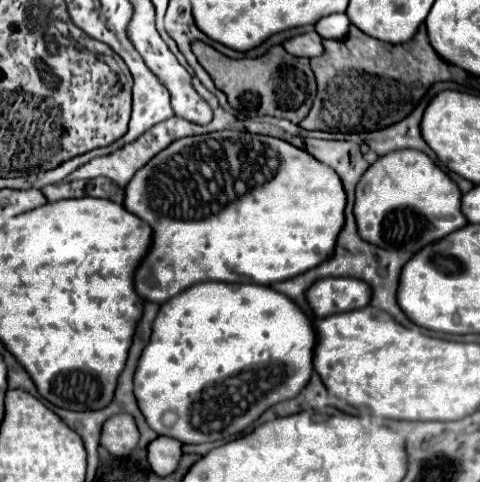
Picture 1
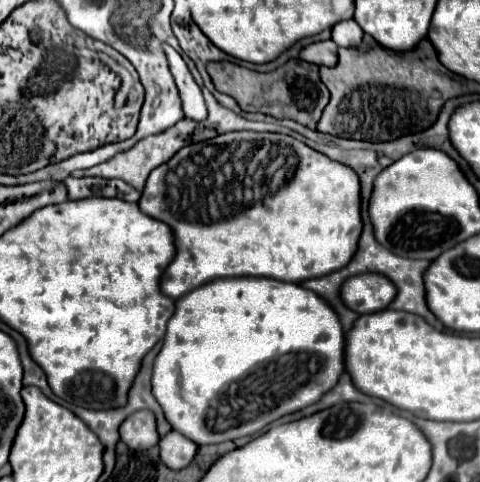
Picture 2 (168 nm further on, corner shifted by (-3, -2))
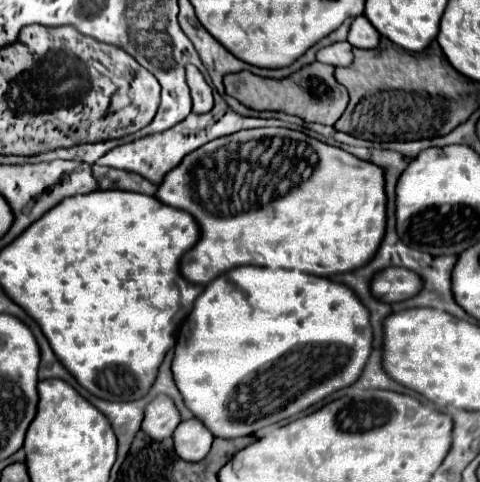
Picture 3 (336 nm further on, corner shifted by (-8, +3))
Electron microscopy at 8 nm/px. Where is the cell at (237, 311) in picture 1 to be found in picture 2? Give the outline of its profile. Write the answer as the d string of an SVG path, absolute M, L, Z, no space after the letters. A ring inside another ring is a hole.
M251 276L231 278L231 280L213 280L195 288L195 292L189 292L187 296L181 296L179 300L175 300L175 312L167 324L163 346L153 362L153 374L151 374L153 396L163 408L163 414L167 422L171 424L171 428L181 432L189 440L195 440L195 444L199 446L219 444L219 442L235 440L241 436L251 436L259 432L263 426L275 422L277 418L317 402L329 388L335 386L337 378L343 374L343 342L345 342L345 336L343 336L343 328L339 324L337 314L325 304L323 298L319 298L315 292L307 288L301 288L299 284L279 282L273 278L251 278Z

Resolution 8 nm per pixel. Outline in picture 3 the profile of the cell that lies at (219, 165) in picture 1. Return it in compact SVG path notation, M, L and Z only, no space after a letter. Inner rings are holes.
M246 129L214 139L186 155L184 161L164 177L156 197L166 205L192 213L200 225L200 241L180 263L182 275L198 285L206 285L240 265L298 269L320 277L348 273L364 267L364 263L376 255L376 247L380 247L386 231L388 199L380 167L292 129ZM286 185L294 187L286 191Z

